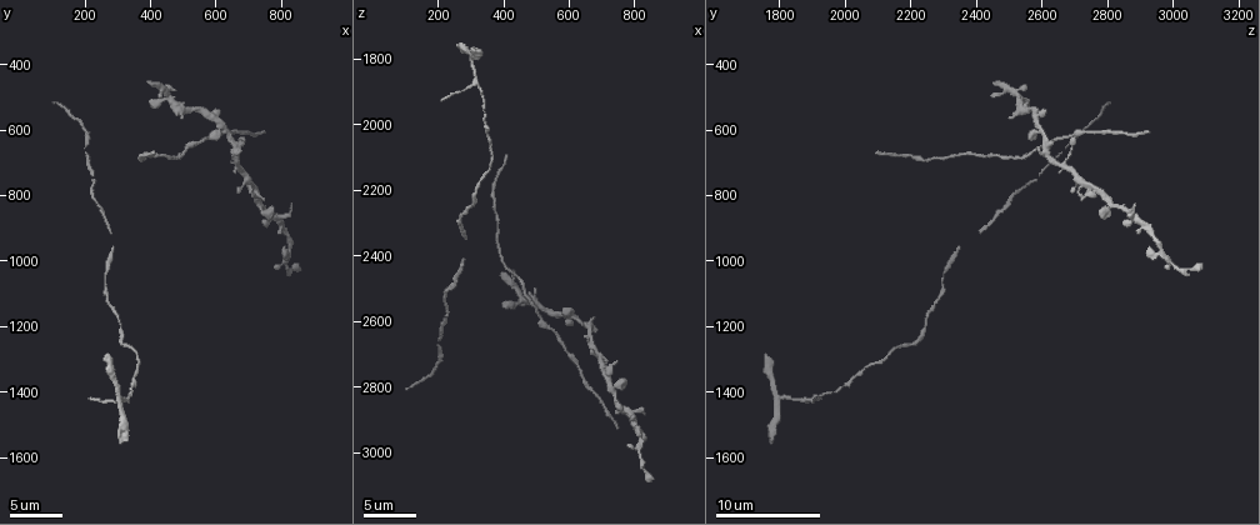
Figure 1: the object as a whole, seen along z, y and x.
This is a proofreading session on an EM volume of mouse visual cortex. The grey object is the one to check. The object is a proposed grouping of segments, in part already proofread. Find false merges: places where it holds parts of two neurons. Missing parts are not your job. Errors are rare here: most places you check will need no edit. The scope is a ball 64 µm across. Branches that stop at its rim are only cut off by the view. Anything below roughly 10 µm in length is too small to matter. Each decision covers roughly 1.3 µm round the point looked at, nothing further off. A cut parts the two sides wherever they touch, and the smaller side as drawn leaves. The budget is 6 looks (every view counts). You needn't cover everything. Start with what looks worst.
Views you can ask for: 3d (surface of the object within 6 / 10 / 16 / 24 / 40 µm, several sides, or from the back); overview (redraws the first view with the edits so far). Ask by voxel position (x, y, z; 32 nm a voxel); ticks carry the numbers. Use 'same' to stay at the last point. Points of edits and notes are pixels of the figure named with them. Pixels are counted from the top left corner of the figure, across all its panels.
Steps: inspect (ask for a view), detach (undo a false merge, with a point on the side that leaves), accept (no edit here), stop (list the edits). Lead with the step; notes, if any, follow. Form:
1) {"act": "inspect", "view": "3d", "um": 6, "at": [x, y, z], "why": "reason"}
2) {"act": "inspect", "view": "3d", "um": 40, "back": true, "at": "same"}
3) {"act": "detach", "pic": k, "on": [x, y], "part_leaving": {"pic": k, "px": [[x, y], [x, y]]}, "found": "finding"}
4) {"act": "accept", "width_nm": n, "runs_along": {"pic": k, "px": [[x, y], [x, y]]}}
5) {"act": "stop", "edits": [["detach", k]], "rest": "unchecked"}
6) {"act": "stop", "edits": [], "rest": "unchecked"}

{"act": "inspect", "view": "3d", "um": 10, "at": [670, 710, 2680], "why": "looks like a crossing"}

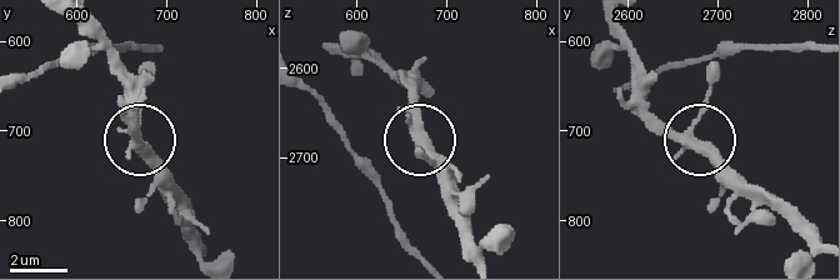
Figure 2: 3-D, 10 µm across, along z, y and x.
{"act": "inspect", "view": "3d", "um": 6, "at": [675, 720, 2680]}

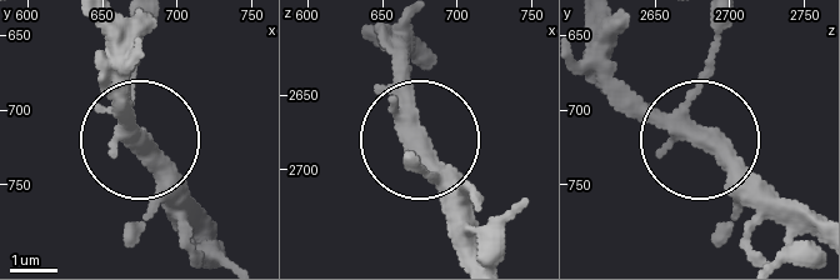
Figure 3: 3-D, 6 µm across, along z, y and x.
{"act": "accept", "side_arm_um": 15, "arms": 4, "found": "all the same neuron"}

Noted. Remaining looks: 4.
{"act": "inspect", "view": "3d", "um": 6, "at": [360, 1340, 2050], "why": "sudden change in width"}

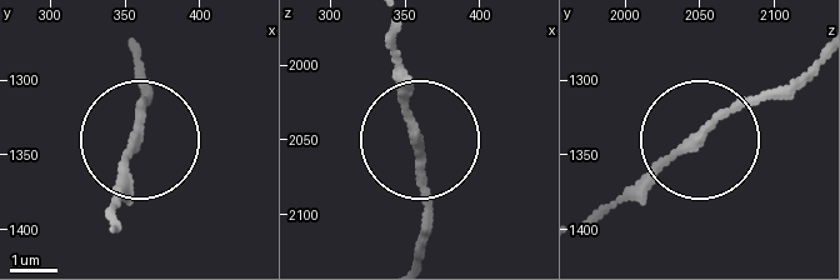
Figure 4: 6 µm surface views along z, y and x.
{"act": "inspect", "view": "3d", "um": 6, "back": true, "at": [356, 1340, 2044]}

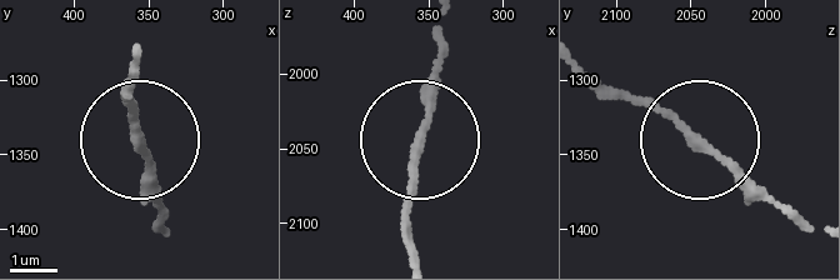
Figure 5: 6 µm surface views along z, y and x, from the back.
{"act": "accept", "found": "all the same neuron"}

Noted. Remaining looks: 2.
{"act": "inspect", "view": "3d", "um": 6, "at": [230, 810, 2500], "why": "narrows sharply"}

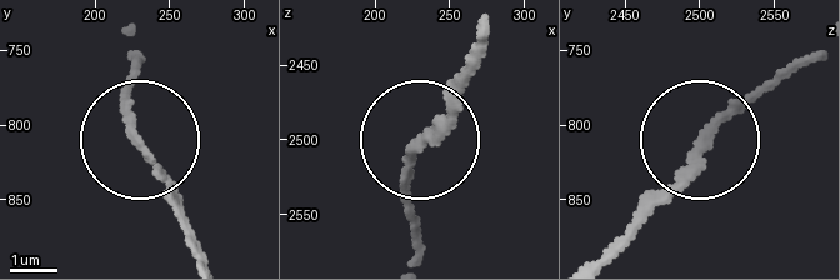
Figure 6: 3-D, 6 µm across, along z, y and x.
{"act": "accept", "width_nm": 200, "found": "all the same neuron"}

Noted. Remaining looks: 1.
{"act": "stop", "edits": [], "rest": "unchecked"}

